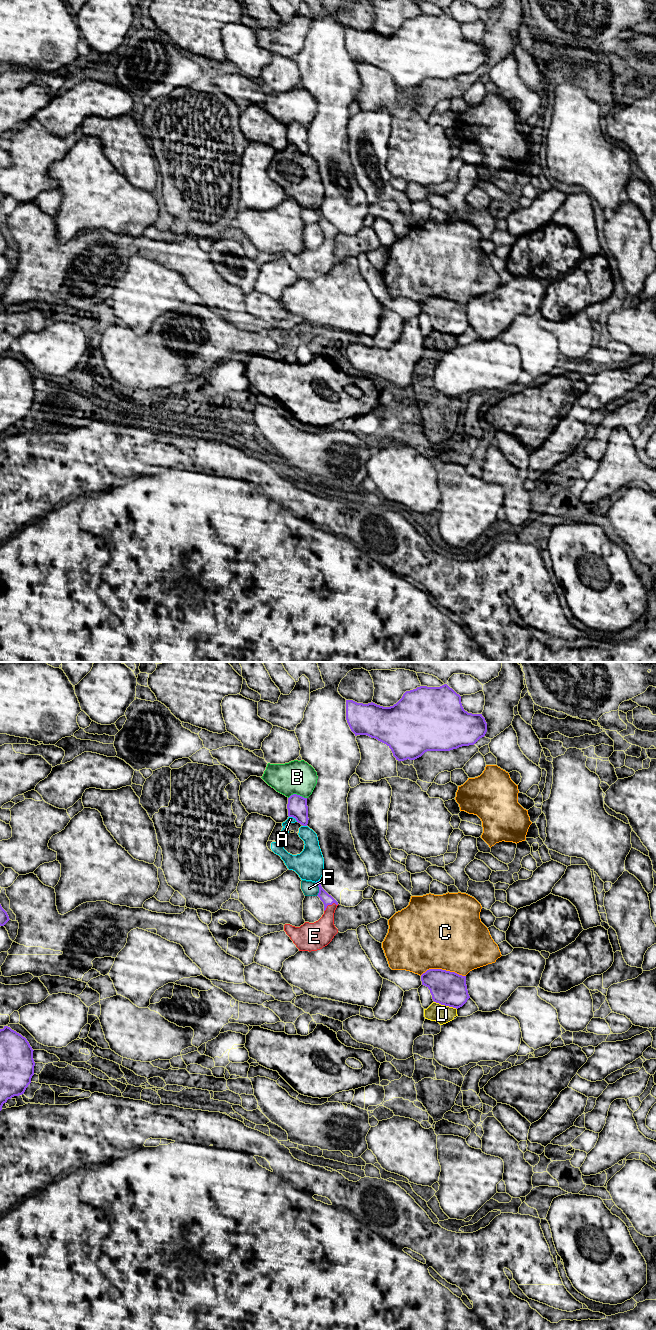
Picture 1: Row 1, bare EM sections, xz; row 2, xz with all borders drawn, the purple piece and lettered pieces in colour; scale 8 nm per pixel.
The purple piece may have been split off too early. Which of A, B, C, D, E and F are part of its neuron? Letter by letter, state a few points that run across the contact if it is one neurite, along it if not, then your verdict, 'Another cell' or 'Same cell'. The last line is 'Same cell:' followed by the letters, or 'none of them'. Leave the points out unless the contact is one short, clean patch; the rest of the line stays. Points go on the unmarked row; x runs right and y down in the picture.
A: Another cell
B: Another cell
C: Another cell
D: Another cell
E: Line: xz (327, 227), (330, 232), (327, 249), (320, 261). Same cell
F: Another cell
Same cell: E

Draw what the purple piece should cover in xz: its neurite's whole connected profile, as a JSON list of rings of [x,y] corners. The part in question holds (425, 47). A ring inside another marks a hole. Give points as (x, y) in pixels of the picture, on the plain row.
[[[447,12],[440,15],[420,14],[406,19],[402,26],[390,35],[383,35],[373,30],[363,32],[346,28],[346,48],[355,64],[367,63],[386,72],[398,89],[415,88],[427,79],[450,79],[462,74],[474,73],[487,60],[487,51],[482,42],[465,39],[461,24]]]

